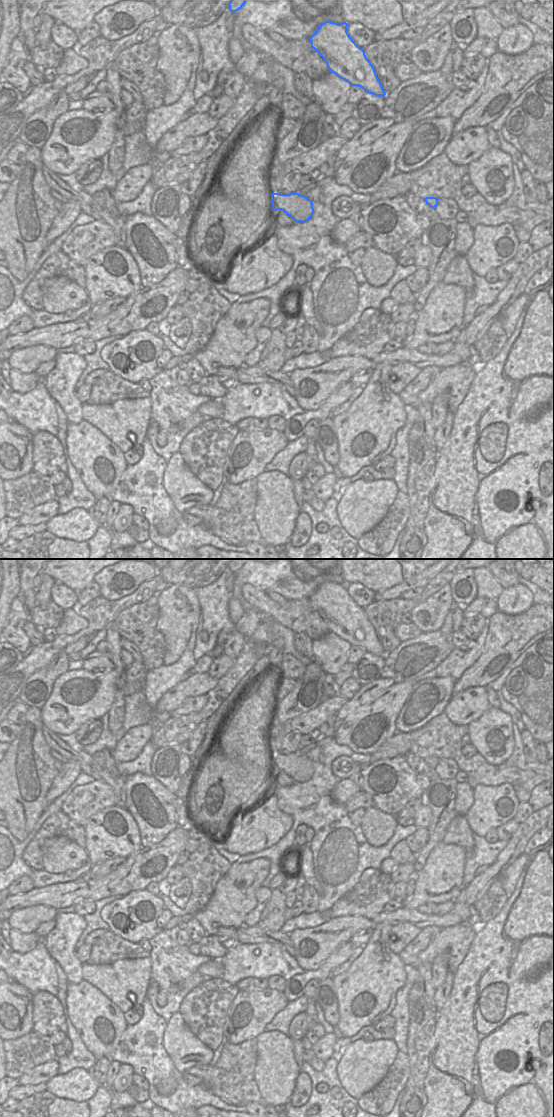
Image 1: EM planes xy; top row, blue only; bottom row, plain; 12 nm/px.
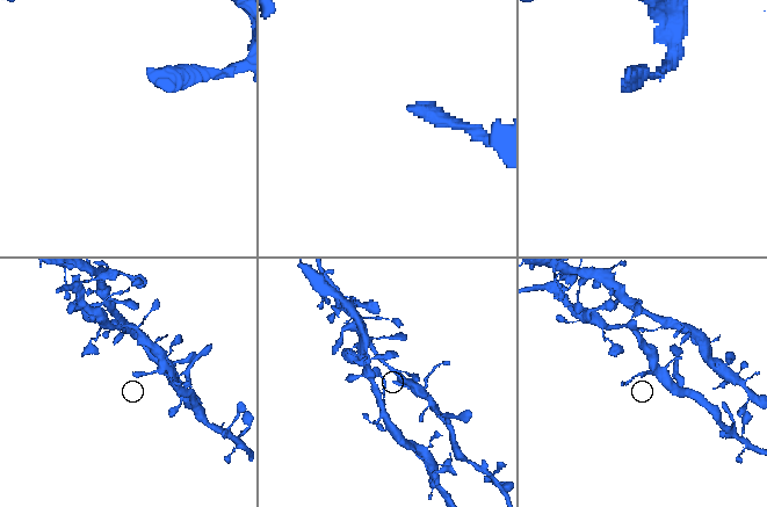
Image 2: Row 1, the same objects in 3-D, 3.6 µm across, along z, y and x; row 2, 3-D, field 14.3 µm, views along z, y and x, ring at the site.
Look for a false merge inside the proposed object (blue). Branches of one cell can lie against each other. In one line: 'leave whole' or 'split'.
split

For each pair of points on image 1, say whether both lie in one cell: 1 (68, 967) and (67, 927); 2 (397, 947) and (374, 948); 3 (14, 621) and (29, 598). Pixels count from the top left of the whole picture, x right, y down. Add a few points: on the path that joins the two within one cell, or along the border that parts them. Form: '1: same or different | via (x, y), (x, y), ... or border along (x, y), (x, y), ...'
1: same | via (67, 957), (67, 937)
2: different | border along (392, 926), (389, 931), (389, 948), (397, 954)
3: different | border along (20, 594), (23, 604), (29, 612)

